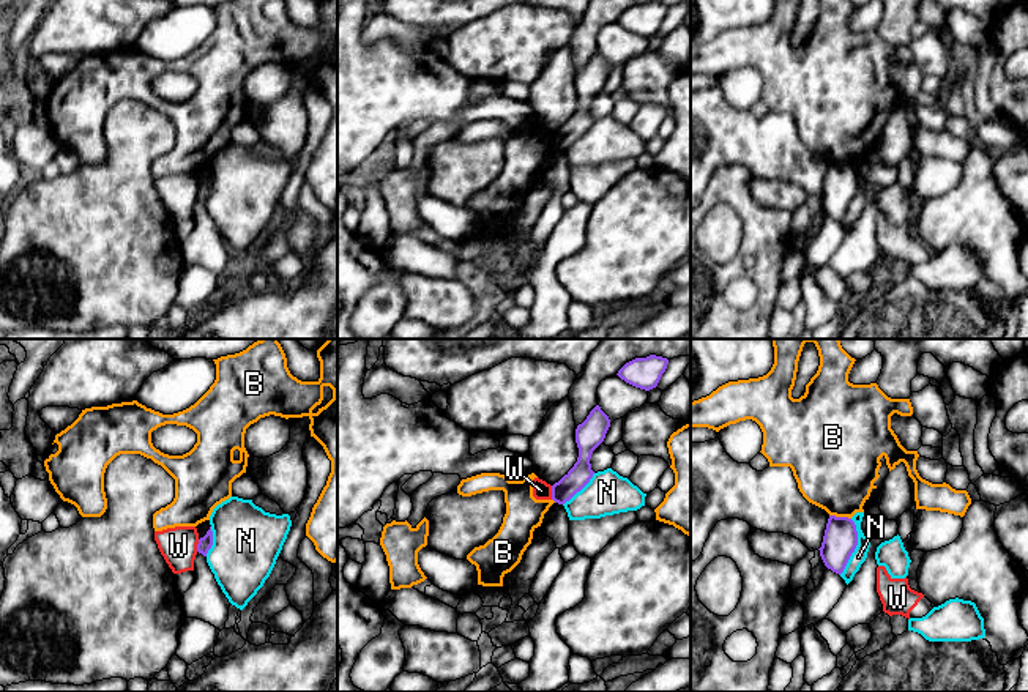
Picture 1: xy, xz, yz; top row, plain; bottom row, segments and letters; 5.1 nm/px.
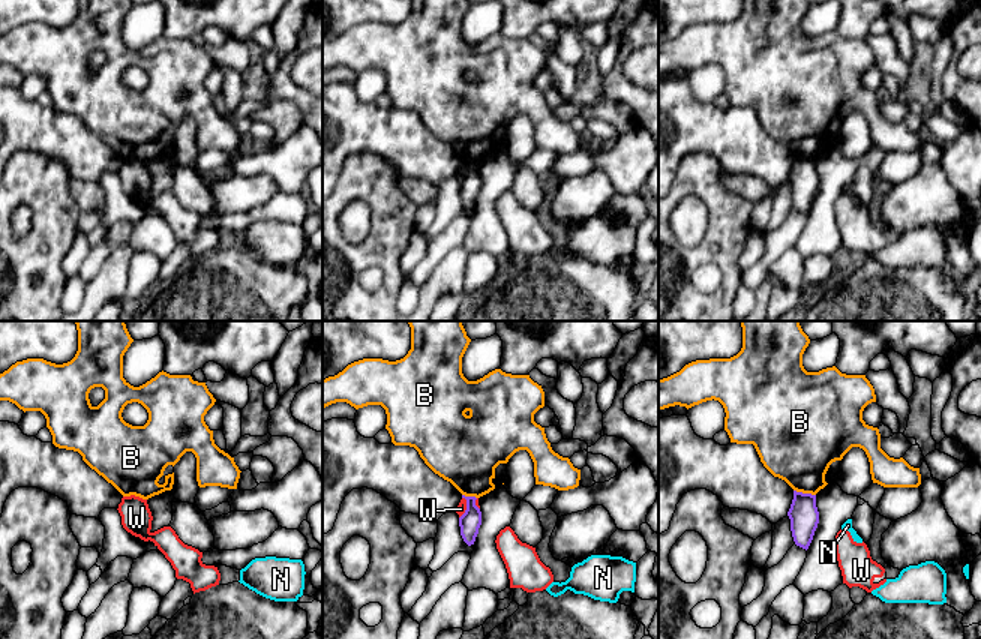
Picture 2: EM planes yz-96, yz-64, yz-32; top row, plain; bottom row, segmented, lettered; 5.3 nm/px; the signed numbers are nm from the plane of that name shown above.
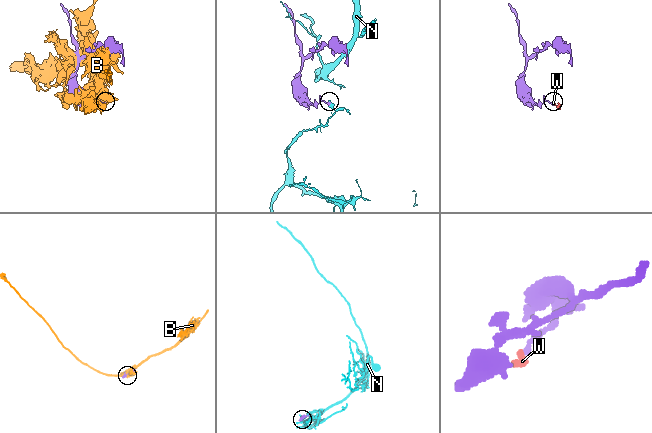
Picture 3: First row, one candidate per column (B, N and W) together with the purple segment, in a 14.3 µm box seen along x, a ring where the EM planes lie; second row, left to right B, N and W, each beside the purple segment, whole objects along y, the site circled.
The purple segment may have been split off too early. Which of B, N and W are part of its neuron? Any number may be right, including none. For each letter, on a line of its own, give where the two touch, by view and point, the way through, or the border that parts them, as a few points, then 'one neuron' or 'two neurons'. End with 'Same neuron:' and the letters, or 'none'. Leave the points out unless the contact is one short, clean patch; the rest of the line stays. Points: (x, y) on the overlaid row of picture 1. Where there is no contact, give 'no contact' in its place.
B: contact yz (841, 517); two neurons
N: contact yz (855, 547); two neurons
W: contact xz (552, 492); border xz (551, 486), (552, 498); two neurons
Same neuron: none

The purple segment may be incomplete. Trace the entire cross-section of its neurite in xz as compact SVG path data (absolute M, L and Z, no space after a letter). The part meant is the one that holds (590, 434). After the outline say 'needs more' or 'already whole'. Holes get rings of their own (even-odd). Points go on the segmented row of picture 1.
M596 405L587 419L575 429L579 457L574 467L552 486L552 500L558 504L569 501L593 478L591 454L604 441L610 427L609 416Z | already whole

